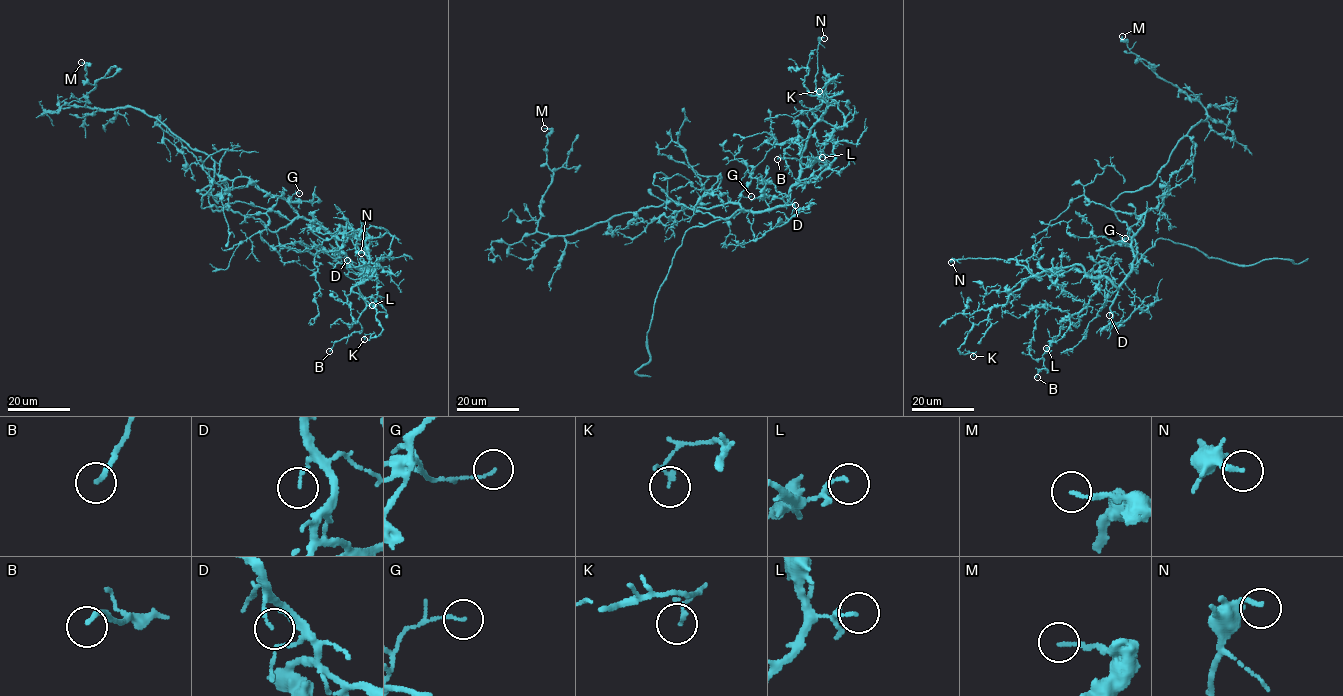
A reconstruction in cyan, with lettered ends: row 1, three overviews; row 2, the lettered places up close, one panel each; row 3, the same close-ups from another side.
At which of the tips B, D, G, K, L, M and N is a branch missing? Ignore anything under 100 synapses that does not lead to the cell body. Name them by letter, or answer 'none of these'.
none of these

